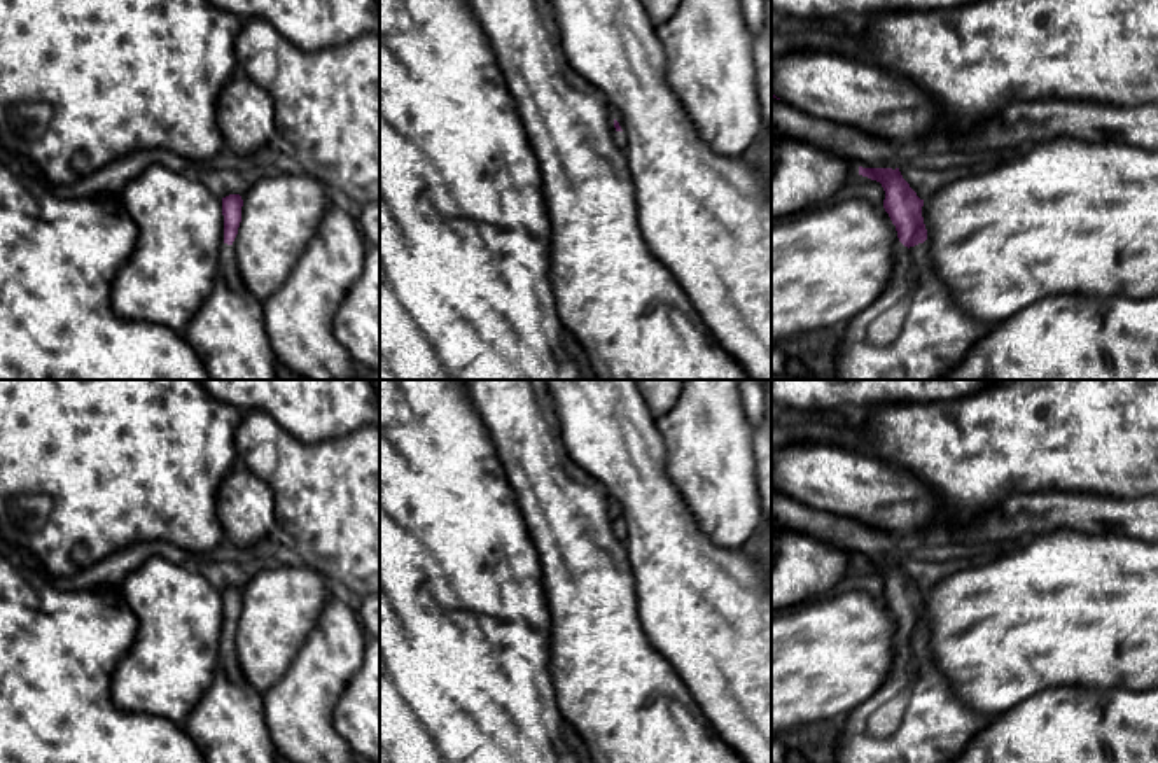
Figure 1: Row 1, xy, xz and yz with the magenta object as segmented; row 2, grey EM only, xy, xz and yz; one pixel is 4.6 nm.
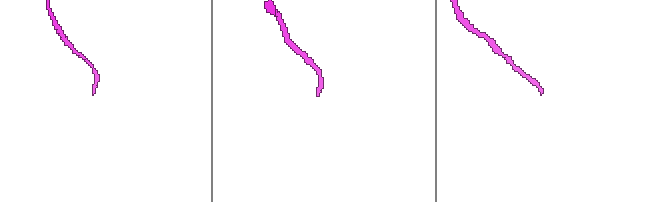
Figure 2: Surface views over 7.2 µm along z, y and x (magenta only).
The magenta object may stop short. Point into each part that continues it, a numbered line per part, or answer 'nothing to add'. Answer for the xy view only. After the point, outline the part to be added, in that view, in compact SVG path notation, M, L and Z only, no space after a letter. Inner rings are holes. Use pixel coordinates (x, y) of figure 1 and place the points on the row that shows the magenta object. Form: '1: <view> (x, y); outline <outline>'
1: xy (228, 333); outline M222 245L213 290L182 336L210 380L276 380L278 359L264 326L262 301L243 284L233 245Z

